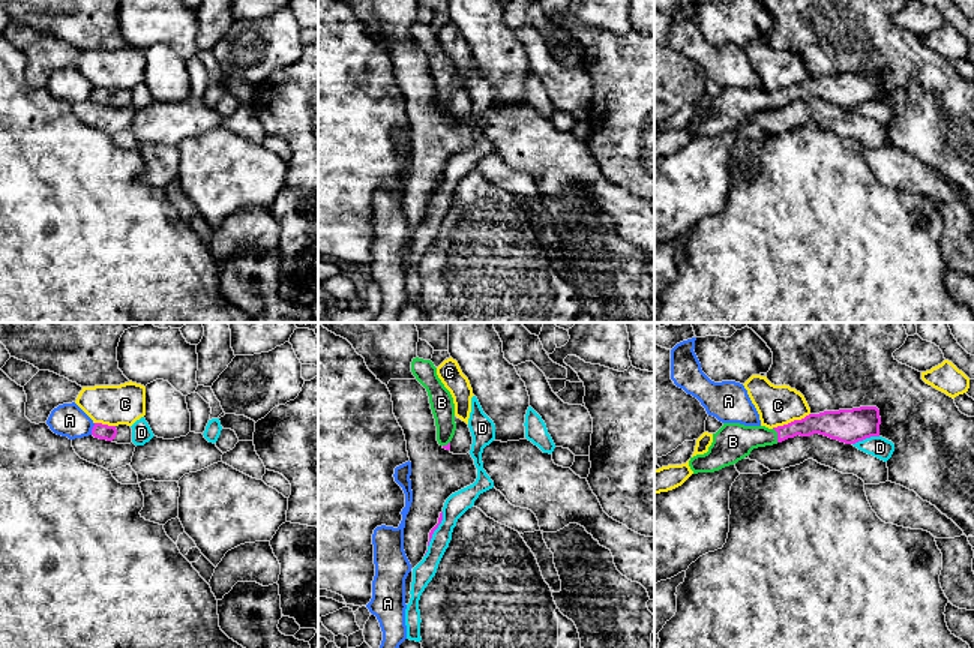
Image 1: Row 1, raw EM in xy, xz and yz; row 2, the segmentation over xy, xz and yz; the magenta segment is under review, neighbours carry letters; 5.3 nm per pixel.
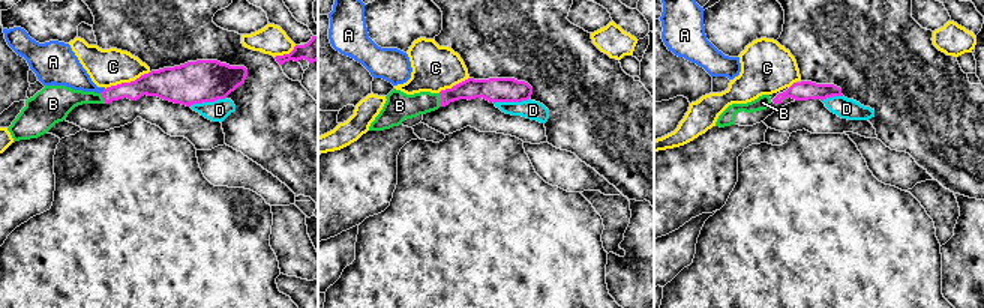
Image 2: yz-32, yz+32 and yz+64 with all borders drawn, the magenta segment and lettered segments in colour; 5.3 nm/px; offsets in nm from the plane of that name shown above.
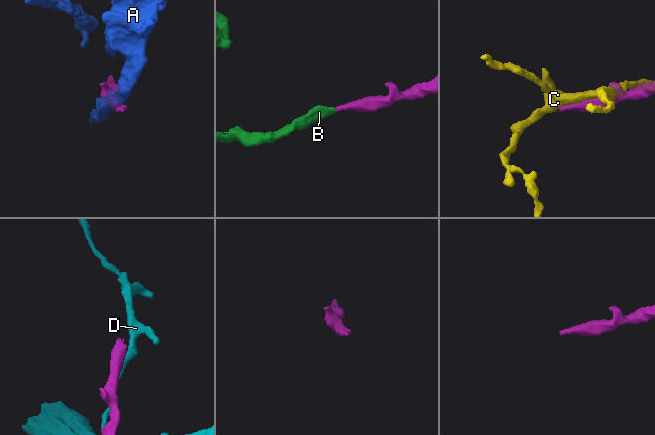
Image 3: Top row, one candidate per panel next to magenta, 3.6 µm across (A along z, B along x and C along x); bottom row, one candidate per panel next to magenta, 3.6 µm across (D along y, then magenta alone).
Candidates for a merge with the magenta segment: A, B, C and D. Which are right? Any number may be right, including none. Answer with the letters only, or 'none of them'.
B

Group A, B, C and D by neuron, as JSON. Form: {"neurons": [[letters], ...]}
{"neurons": [["A"], ["B"], ["C"], ["D"]]}

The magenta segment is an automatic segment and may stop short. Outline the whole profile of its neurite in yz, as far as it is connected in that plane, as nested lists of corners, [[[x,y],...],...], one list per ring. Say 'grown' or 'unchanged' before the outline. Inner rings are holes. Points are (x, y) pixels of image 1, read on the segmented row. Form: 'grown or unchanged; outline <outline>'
grown; outline [[[876,406],[809,414],[801,420],[773,429],[723,423],[713,434],[708,452],[690,458],[689,466],[693,474],[714,472],[744,459],[753,448],[773,446],[797,435],[810,436],[819,434],[845,444],[855,444],[870,436],[879,436],[879,424],[881,417]]]

